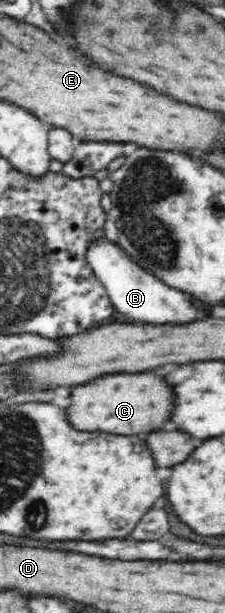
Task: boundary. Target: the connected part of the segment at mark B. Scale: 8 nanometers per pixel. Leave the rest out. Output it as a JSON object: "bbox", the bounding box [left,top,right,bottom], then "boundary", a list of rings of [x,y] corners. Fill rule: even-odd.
{"bbox":[86,238,204,324],"boundary":[[[106,238],[98,239],[90,247],[90,251],[86,252],[86,262],[93,267],[98,281],[104,284],[117,318],[148,324],[182,324],[204,319],[200,309],[190,300],[189,294],[166,285],[155,275],[136,265],[120,244],[116,245]]]}

